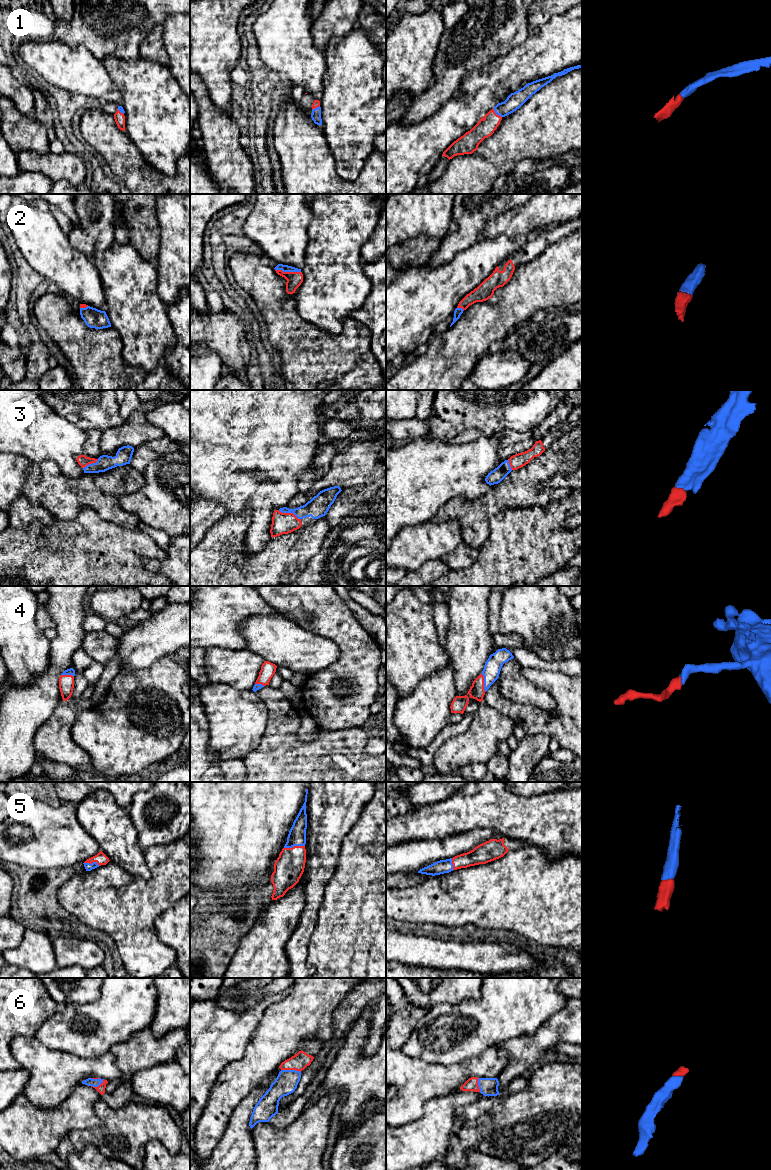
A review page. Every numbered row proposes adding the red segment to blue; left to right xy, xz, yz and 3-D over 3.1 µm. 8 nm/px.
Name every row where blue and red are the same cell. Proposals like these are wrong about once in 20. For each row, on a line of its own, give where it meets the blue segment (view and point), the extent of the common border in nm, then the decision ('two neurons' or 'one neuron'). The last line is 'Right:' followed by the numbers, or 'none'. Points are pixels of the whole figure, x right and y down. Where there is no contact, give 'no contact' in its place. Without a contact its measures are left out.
1: meets blue in yz at (497, 114); contact 100 nm long; one neuron
2: meets blue in xz at (288, 271); contact 200 nm long; one neuron
3: meets blue in xz at (289, 512); contact 200 nm long; one neuron
4: meets blue in yz at (484, 682); contact 160 nm long; one neuron
5: meets blue in xz at (294, 845); contact 170 nm long; one neuron
6: meets blue in xz at (291, 1070); contact 160 nm long; one neuron
Right: 1, 2, 3, 4, 5, 6

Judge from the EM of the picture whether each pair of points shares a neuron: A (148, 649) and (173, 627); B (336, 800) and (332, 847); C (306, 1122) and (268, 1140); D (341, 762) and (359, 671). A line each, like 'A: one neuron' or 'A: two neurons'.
A: one neuron
B: one neuron
C: one neuron
D: two neurons

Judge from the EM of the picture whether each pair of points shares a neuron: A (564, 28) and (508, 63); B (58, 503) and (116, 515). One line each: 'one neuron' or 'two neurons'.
A: one neuron
B: one neuron

